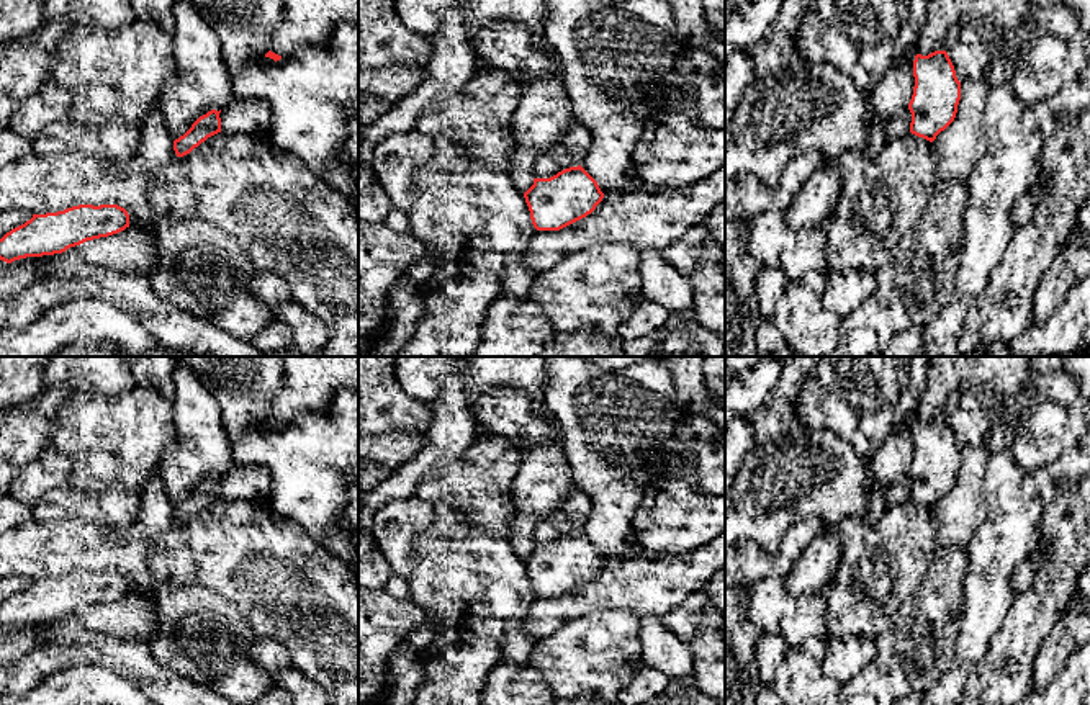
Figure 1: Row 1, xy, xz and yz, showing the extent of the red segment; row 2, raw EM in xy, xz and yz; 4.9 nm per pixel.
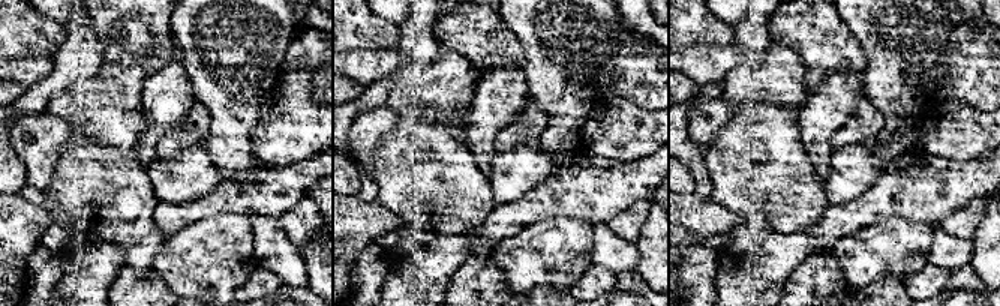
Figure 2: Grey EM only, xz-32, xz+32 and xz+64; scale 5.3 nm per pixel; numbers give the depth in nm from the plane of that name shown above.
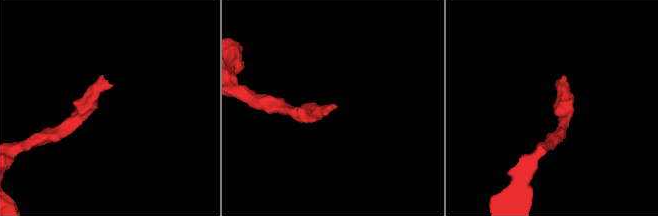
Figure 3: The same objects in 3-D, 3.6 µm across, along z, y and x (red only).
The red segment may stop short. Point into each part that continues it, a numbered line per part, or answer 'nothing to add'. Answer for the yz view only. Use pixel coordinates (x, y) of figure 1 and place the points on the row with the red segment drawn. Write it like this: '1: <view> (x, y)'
nothing to add

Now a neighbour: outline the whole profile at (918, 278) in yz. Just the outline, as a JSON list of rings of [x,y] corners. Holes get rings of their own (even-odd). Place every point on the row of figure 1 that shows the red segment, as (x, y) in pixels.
[[[964,178],[936,180],[920,219],[892,247],[874,276],[872,294],[843,319],[840,345],[828,357],[881,357],[882,345],[910,327],[928,326],[956,291],[961,249],[966,240],[962,218],[969,201]]]

